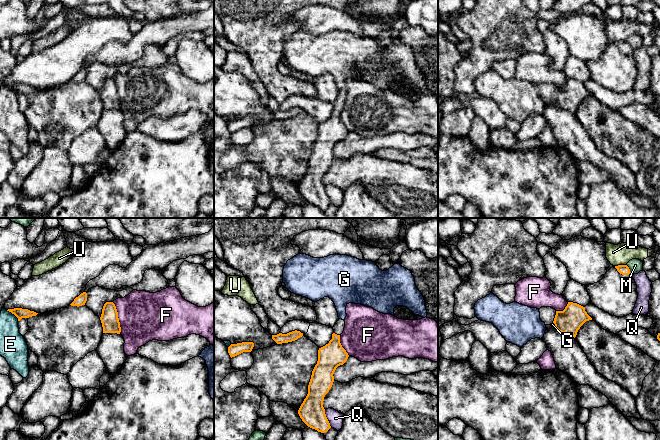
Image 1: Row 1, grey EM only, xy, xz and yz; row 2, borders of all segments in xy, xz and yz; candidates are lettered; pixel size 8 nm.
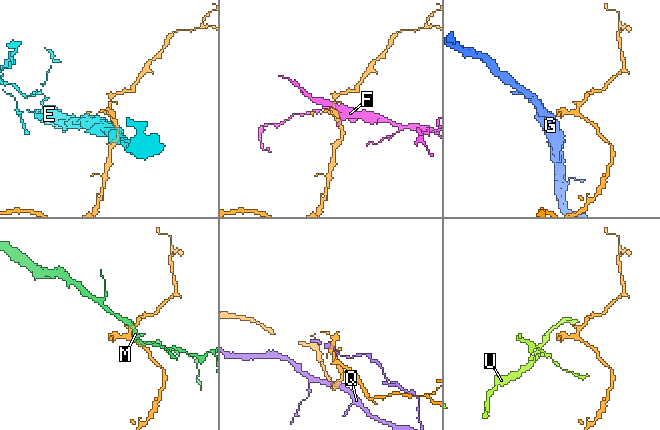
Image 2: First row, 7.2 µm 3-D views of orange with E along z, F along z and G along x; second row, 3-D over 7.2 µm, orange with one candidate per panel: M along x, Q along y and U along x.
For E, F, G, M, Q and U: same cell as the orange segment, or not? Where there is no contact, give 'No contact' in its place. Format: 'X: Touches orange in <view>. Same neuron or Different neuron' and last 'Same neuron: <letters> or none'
E: Touches orange in xy. Different neuron
F: Touches orange in xy. Different neuron
G: Touches orange in yz. Same neuron
M: Touches orange in yz. Different neuron
Q: Touches orange in xz. Different neuron
U: Touches orange in yz. Different neuron
Same neuron: G

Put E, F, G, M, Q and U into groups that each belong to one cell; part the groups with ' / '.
E / F / G / M / Q / U

